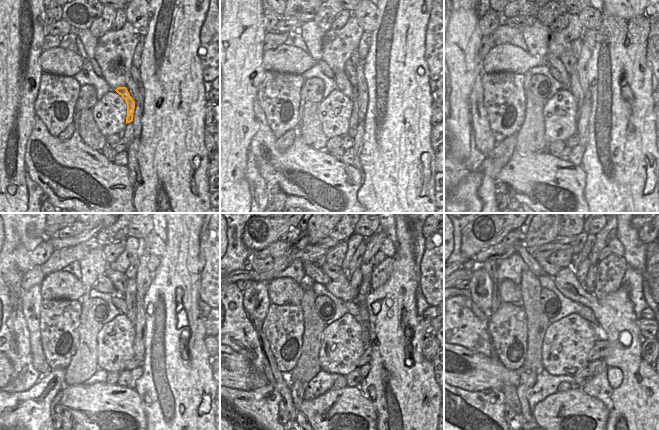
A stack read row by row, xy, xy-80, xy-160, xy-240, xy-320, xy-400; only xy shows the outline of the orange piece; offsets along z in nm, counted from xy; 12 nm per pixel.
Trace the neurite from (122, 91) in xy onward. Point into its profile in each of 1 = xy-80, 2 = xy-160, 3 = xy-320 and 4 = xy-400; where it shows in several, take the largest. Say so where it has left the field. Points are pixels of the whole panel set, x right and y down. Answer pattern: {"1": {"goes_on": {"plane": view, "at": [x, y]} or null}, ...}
{"1": {"goes_on": {"plane": "xy-80", "at": [344, 86]}}, "2": {"goes_on": {"plane": "xy-160", "at": [551, 60]}}, "3": {"goes_on": {"plane": "xy-320", "at": [311, 270]}}, "4": {"goes_on": {"plane": "xy-400", "at": [532, 264]}}}

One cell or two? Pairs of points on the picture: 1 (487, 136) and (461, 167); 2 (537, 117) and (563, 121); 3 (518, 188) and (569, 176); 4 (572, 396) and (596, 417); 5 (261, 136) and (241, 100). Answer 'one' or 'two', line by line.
1: two
2: two
3: one
4: one
5: two

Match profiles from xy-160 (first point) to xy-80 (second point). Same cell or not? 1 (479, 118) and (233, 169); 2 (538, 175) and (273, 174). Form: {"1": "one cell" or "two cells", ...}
{"1": "two cells", "2": "one cell"}

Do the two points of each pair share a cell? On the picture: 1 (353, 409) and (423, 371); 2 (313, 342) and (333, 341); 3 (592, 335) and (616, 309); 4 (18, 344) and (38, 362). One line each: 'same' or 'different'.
1: different
2: different
3: different
4: different

